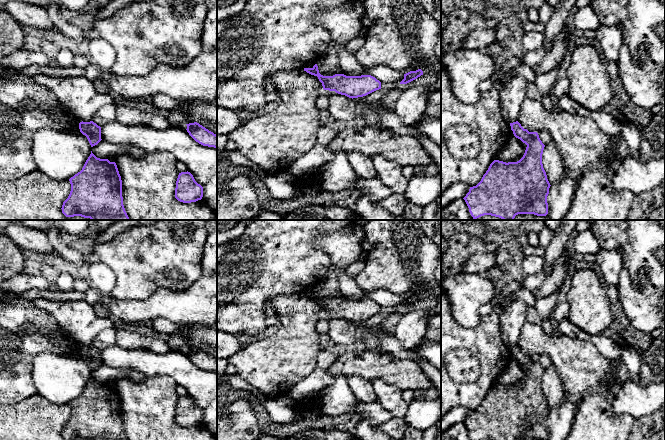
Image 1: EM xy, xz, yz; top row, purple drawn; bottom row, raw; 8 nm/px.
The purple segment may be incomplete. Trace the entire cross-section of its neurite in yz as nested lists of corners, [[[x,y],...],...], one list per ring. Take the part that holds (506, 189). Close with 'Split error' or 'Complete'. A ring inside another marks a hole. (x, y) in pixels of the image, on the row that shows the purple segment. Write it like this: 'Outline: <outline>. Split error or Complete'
Outline: [[[516,121],[510,123],[516,138],[527,145],[523,157],[517,162],[503,162],[494,160],[481,181],[473,187],[463,198],[473,219],[484,215],[499,217],[502,220],[514,220],[518,214],[534,214],[546,216],[548,214],[547,196],[550,183],[542,164],[542,154],[545,145],[537,132],[529,132]]]. Complete

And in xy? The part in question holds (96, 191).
Outline: [[[91,151],[82,170],[69,179],[71,191],[63,202],[66,217],[81,216],[91,220],[129,220],[122,197],[122,180],[115,162],[97,158]]]. Complete

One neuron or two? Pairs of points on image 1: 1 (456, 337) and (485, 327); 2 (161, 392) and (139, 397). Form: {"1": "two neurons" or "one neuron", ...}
{"1": "one neuron", "2": "one neuron"}

